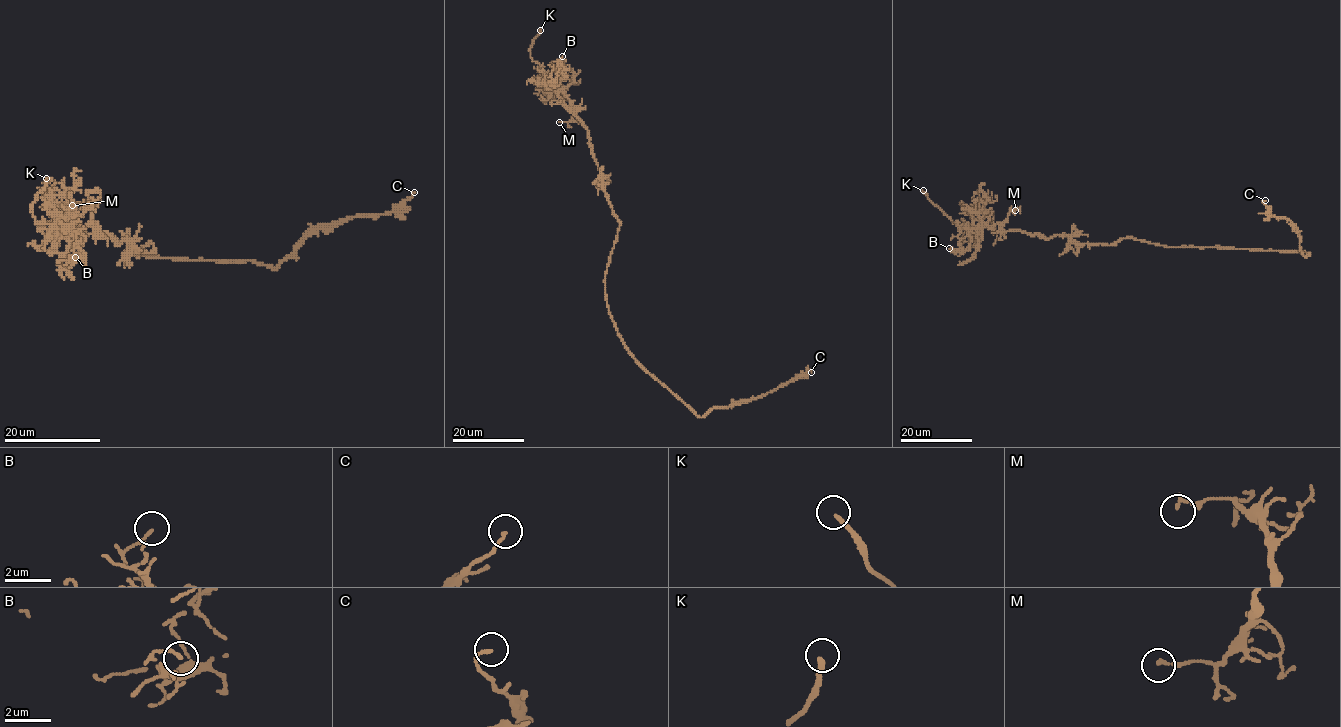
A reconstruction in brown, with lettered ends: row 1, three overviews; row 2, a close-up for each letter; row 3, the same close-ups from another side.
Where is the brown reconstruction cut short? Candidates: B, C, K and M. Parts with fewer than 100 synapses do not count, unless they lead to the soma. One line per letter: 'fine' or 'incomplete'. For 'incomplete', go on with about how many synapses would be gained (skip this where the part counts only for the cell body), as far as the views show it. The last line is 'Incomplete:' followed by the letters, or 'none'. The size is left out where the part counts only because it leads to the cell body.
B: fine
C: fine
K: incomplete
M: fine
Incomplete: K

